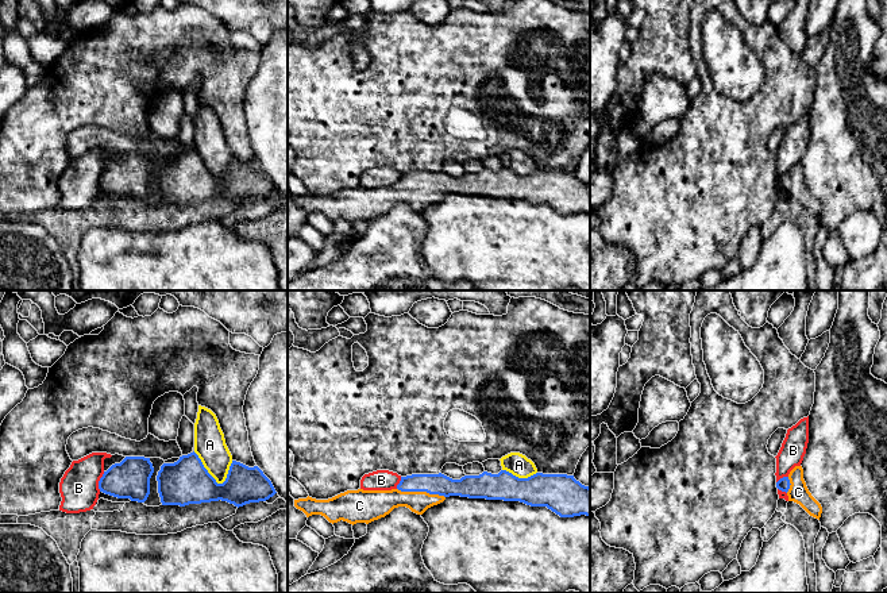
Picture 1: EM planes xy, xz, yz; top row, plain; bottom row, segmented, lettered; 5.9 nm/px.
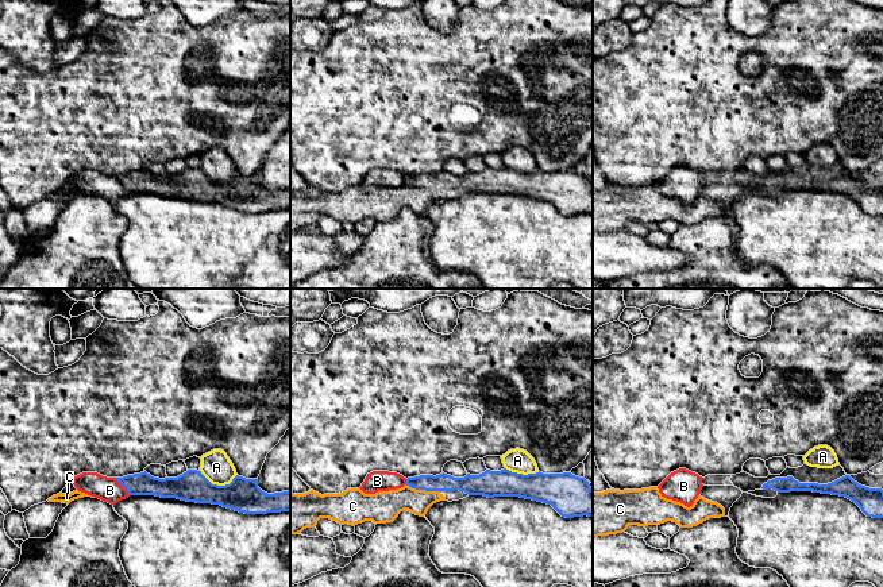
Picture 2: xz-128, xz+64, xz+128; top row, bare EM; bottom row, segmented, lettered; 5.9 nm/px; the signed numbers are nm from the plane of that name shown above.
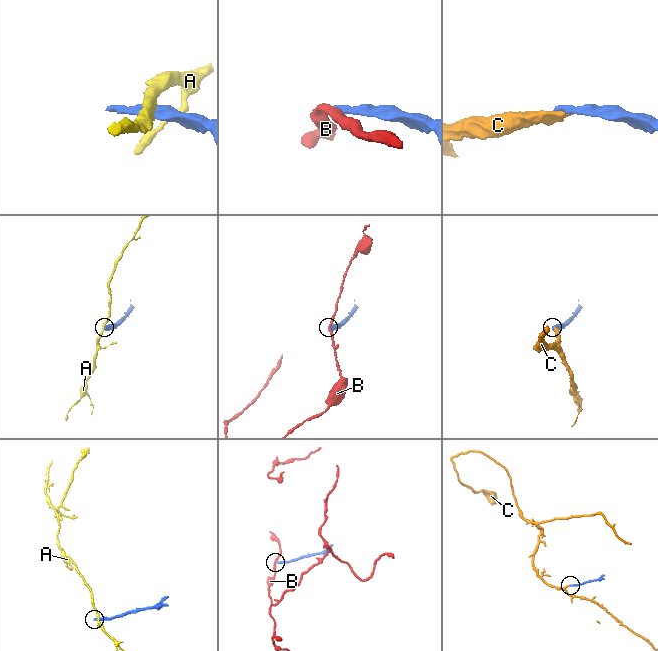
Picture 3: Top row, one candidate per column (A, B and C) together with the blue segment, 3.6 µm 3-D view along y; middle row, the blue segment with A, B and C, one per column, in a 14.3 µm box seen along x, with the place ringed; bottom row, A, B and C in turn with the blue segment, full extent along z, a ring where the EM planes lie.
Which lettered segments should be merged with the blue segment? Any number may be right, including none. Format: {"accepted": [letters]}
{"accepted": ["C"]}

